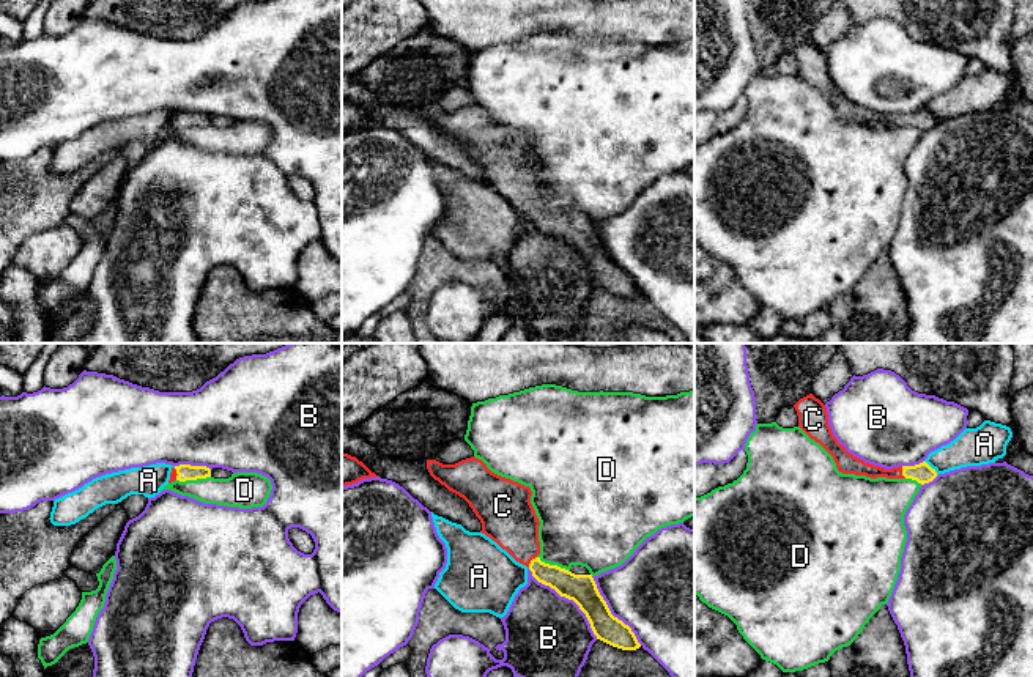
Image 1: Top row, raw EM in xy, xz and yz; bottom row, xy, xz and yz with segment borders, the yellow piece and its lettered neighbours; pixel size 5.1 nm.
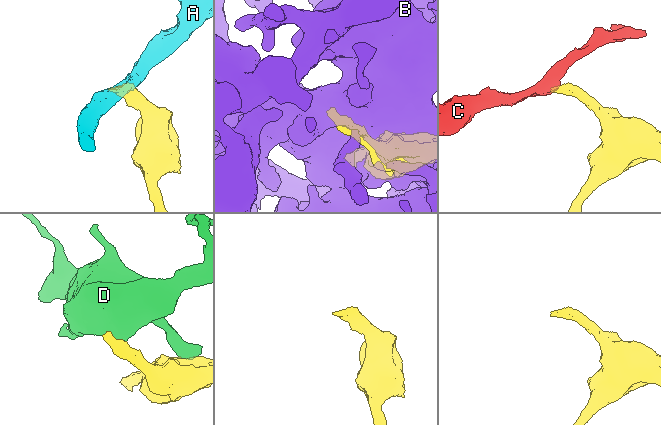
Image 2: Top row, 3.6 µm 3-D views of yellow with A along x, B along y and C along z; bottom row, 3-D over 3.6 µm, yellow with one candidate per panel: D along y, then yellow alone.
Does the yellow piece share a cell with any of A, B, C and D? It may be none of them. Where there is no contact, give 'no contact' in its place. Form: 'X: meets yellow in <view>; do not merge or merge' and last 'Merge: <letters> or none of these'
A: meets yellow in yz; do not merge
B: meets yellow in xz; do not merge
C: meets yellow in yz; merge
D: meets yellow in xy; do not merge
Merge: C

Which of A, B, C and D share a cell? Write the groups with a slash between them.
A / B / C / D

